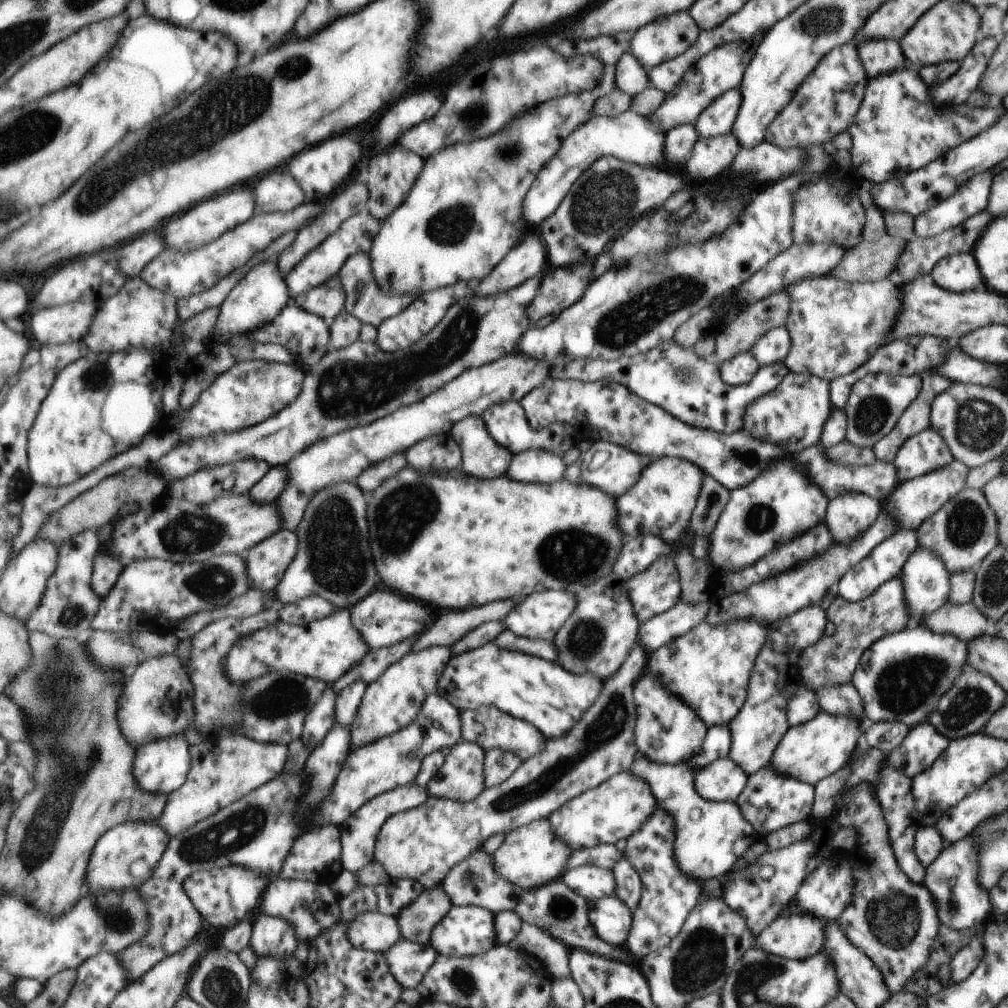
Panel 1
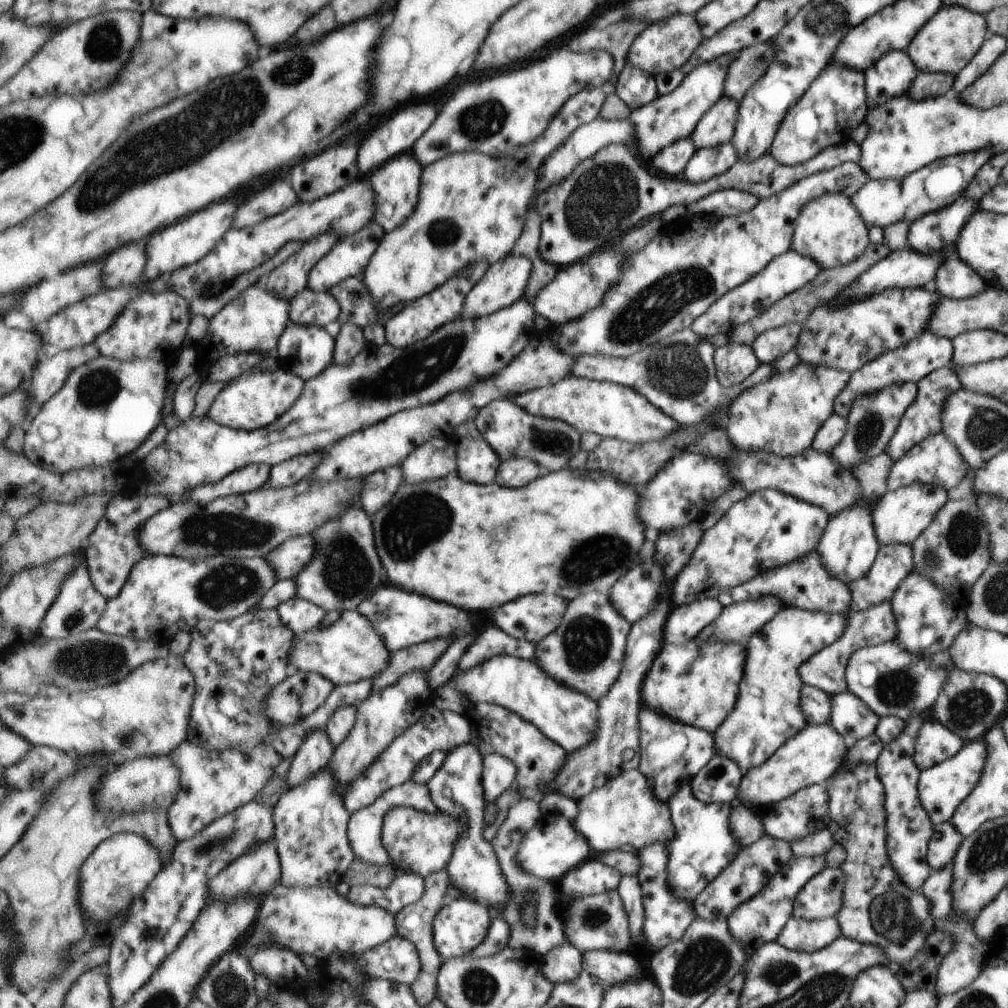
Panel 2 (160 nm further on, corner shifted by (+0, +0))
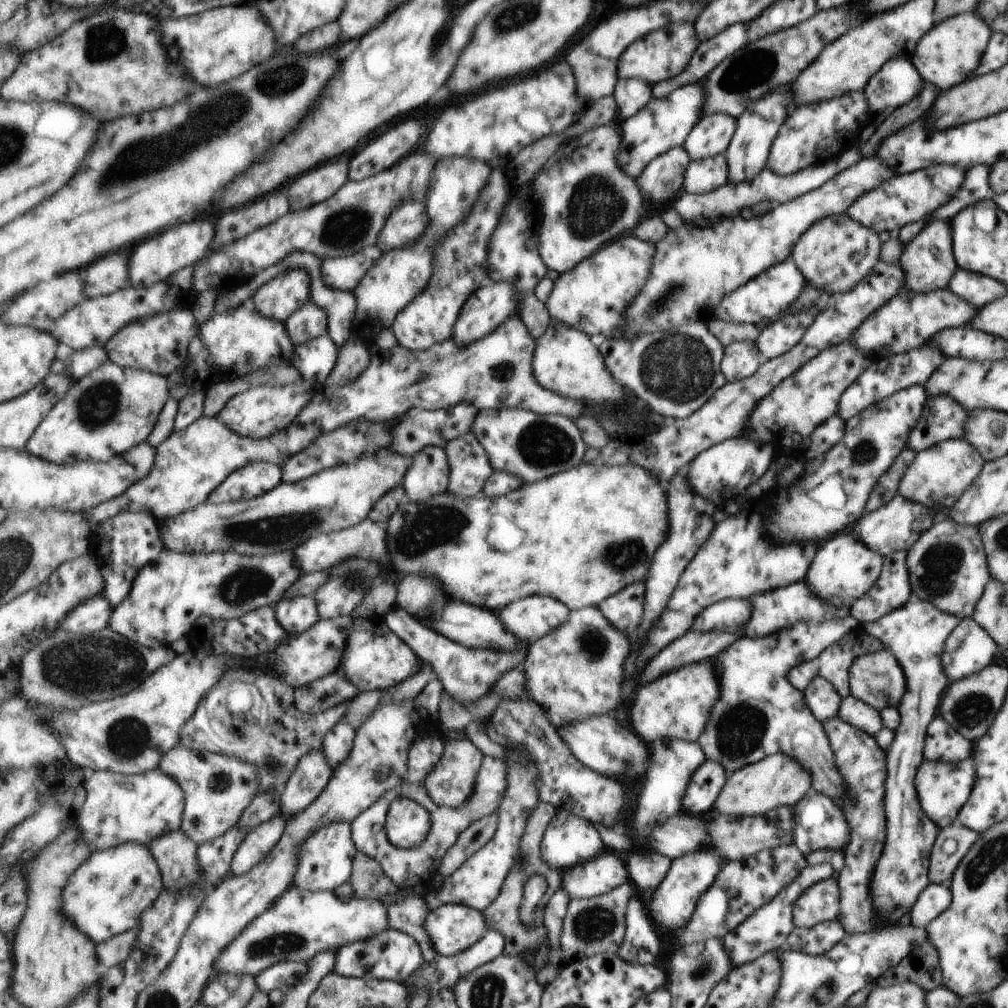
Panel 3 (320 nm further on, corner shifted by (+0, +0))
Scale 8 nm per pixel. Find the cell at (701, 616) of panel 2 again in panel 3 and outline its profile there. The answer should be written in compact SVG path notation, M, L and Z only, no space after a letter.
M725 599L713 603L697 616L689 630L707 631L737 631L750 619L751 606L745 599Z

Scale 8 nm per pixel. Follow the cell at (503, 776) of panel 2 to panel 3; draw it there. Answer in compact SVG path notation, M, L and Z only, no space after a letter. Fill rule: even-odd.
M484 756L484 764L476 780L475 792L470 799L461 807L442 807L429 796L423 783L413 783L409 780L389 791L379 799L371 808L361 814L352 824L352 835L358 848L358 852L364 852L371 858L378 860L389 878L398 887L413 889L420 885L430 888L435 880L435 874L439 872L444 862L444 856L448 854L460 836L481 819L485 819L497 812L501 801L504 799L505 791L508 790L508 764L501 758ZM400 797L415 799L431 813L432 827L428 832L428 838L419 846L402 849L393 844L386 832L386 819L392 803Z

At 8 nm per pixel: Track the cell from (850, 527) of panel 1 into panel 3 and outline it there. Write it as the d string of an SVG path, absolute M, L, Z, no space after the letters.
M847 530L819 543L817 554L805 575L805 584L816 597L835 608L847 607L865 595L880 576L884 557L874 553Z

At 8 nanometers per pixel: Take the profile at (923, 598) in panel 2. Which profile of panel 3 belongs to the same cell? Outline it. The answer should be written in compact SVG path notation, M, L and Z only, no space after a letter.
M911 595L903 607L896 608L875 622L862 625L865 633L880 640L883 648L896 657L907 680L907 690L897 706L900 723L894 730L893 740L885 750L887 780L885 780L884 791L884 845L876 862L875 874L871 878L872 905L876 909L876 916L880 917L881 921L895 923L908 917L917 898L929 883L928 862L931 859L932 847L935 845L939 828L932 823L932 819L920 807L919 798L916 796L915 776L917 767L923 762L923 750L929 724L938 714L942 696L949 683L947 674L944 672L942 657L944 644L958 622L957 618L937 610L930 602L922 601L917 598L917 595Z

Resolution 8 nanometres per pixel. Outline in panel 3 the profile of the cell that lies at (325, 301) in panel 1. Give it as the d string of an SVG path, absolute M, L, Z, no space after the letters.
M310 300L285 325L294 346L301 347L328 332L328 314Z

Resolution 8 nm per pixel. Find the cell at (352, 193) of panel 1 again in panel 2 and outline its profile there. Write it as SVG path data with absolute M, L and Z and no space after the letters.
M325 233L304 243L304 247L264 279L264 287L275 296L291 302L309 289L309 275L339 242L335 233Z

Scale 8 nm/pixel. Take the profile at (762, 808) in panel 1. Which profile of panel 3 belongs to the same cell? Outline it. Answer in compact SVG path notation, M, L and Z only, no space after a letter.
M809 791L791 808L794 810L792 844L800 849L804 856L821 848L841 852L841 849L846 846L850 836L848 822L841 808L828 796Z

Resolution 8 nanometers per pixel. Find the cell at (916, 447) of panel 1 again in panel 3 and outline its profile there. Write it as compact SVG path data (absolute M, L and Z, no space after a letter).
M963 439L944 440L943 443L917 451L912 464L904 472L899 482L899 494L907 500L916 501L935 513L936 517L956 503L956 500L975 482L985 460L967 441Z

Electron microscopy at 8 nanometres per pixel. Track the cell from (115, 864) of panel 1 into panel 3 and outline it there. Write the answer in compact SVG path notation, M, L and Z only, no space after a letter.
M125 843L97 851L72 874L60 911L95 944L104 943L140 926L142 915L165 890L163 872L149 847Z

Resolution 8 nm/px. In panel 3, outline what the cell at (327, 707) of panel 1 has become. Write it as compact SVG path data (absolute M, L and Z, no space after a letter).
M322 750L305 755L281 796L282 814L287 821L307 811L320 798L333 775Z

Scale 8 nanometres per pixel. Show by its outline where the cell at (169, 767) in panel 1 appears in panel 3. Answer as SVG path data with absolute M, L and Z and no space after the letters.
M160 768L152 770L151 772L146 772L145 774L140 775L120 775L114 773L113 771L94 771L91 773L89 780L86 780L86 783L83 785L88 792L88 798L84 804L83 811L81 812L80 818L77 822L77 828L80 829L82 838L86 843L90 845L93 853L97 851L104 851L110 848L118 847L119 845L124 845L125 843L137 843L146 847L151 848L151 844L169 833L179 831L182 828L184 822L184 812L186 807L186 798L181 785L170 776L164 773Z

